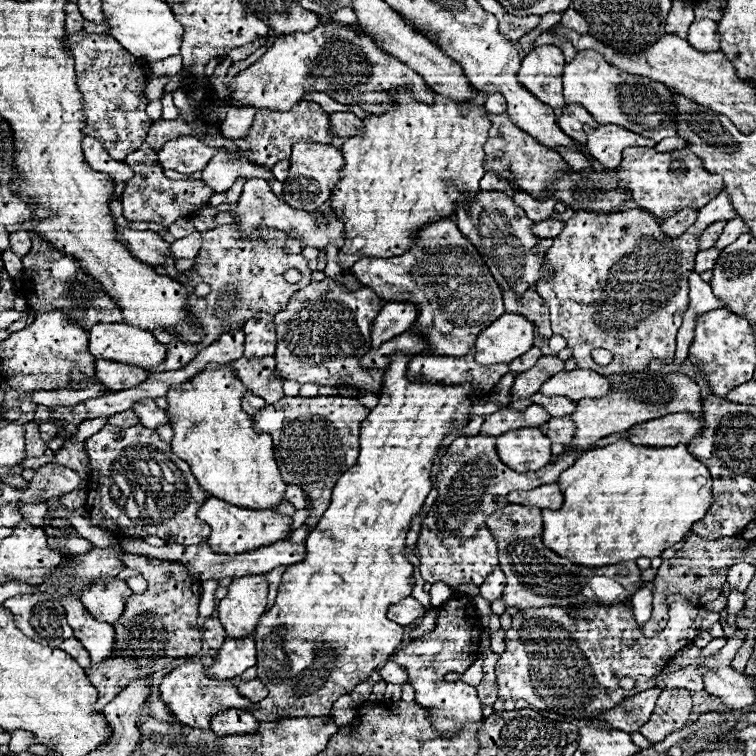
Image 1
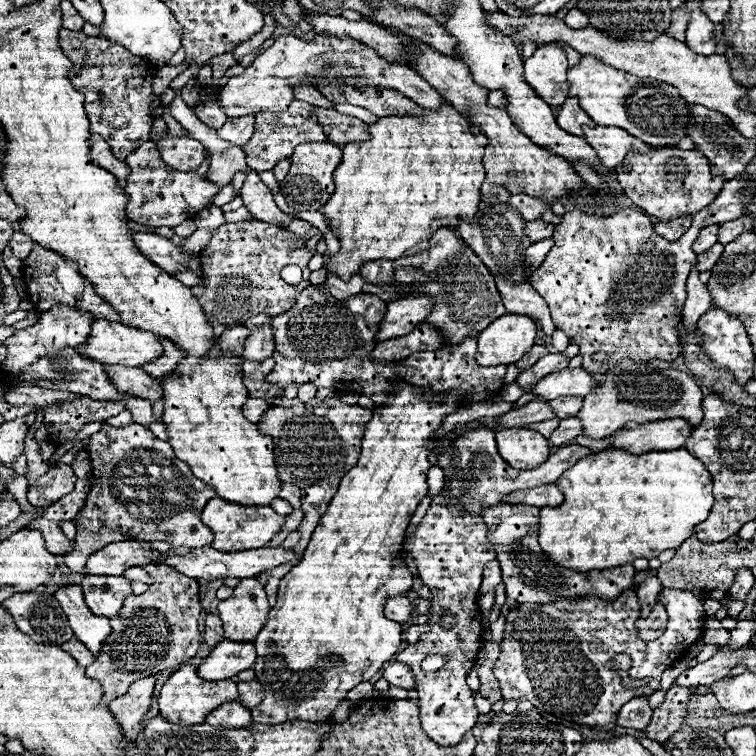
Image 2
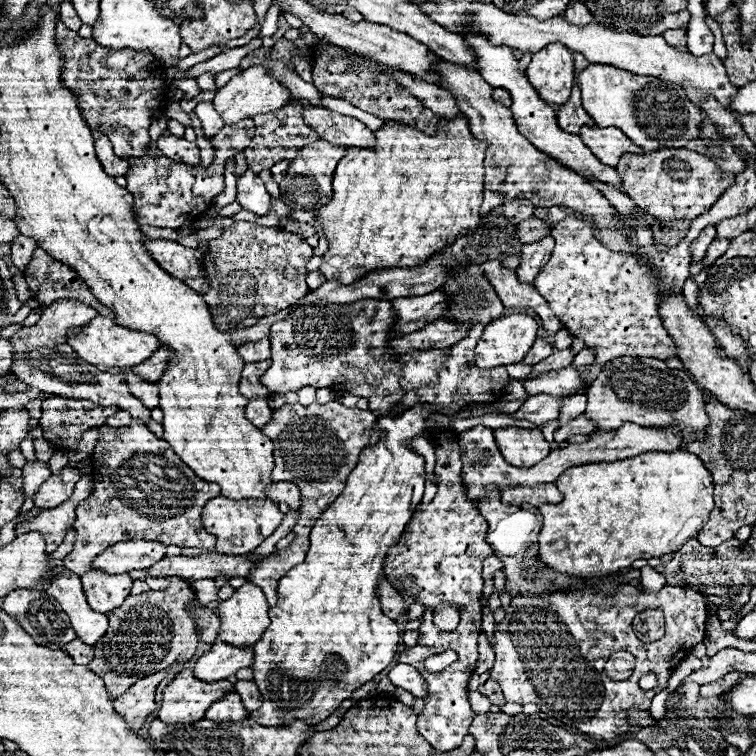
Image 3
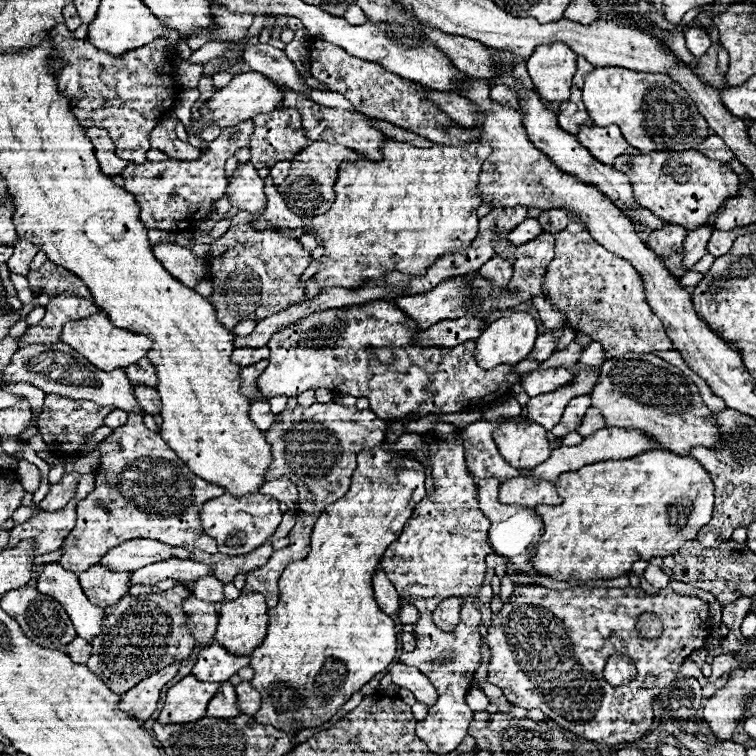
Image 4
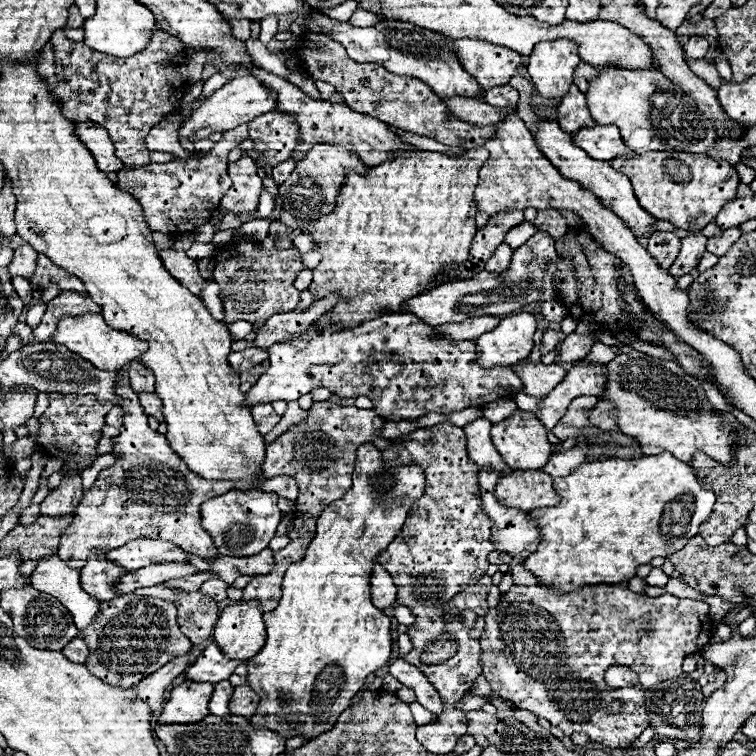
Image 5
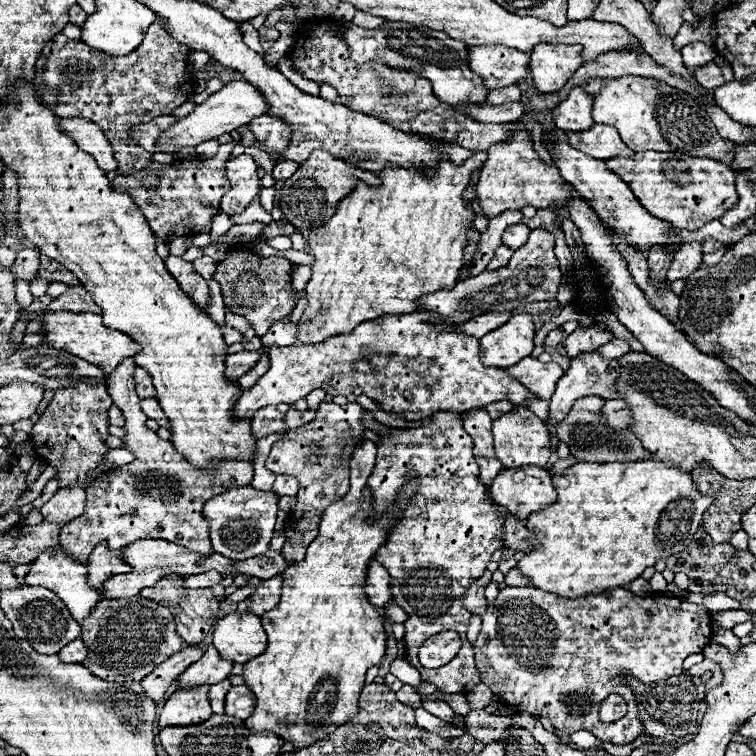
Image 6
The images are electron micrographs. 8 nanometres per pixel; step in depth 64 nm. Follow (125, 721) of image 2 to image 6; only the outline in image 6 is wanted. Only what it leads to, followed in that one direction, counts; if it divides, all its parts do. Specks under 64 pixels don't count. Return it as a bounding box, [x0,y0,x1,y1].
[144,644,206,702]

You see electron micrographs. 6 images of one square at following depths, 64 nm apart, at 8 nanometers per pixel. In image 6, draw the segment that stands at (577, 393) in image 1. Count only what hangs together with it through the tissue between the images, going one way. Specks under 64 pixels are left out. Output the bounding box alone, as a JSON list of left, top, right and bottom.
[506,356,564,400]

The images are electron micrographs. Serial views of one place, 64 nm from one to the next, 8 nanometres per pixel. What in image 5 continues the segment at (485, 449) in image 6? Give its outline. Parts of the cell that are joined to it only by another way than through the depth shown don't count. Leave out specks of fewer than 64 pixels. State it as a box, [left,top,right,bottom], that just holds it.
[464,418,510,474]

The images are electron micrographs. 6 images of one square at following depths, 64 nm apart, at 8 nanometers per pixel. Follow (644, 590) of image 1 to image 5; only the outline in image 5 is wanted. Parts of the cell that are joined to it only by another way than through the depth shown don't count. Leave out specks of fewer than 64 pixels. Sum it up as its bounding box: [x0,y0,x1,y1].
[646,568,668,588]

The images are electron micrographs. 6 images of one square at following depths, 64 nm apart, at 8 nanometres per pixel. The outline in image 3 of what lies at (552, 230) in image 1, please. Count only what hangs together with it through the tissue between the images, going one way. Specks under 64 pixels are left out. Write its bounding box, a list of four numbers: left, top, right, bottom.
[516,218,550,244]

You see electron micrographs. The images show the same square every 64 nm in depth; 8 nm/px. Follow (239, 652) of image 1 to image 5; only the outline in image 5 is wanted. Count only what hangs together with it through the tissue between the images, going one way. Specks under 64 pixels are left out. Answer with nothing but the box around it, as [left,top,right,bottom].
[184,644,238,684]

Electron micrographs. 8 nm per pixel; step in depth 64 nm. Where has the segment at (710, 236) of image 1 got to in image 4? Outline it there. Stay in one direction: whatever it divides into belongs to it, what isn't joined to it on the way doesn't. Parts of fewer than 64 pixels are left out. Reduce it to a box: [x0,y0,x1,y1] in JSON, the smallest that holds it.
[682,226,712,272]

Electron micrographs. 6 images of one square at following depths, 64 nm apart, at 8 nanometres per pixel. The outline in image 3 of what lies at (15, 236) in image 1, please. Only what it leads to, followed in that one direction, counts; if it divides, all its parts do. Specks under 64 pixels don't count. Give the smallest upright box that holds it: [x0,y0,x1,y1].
[12,236,36,272]

